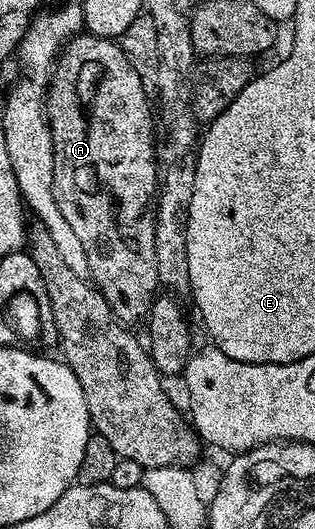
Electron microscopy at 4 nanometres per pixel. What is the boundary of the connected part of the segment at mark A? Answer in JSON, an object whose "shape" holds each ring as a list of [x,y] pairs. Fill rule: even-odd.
{"shape":[[[80,32],[63,47],[45,99],[55,153],[53,200],[77,240],[81,240],[91,269],[90,281],[107,301],[111,313],[124,324],[148,317],[159,286],[155,220],[149,213],[157,194],[157,138],[151,135],[151,106],[147,103],[147,94],[148,87],[143,86],[137,72],[133,72],[133,64],[129,64],[118,41]]]}

